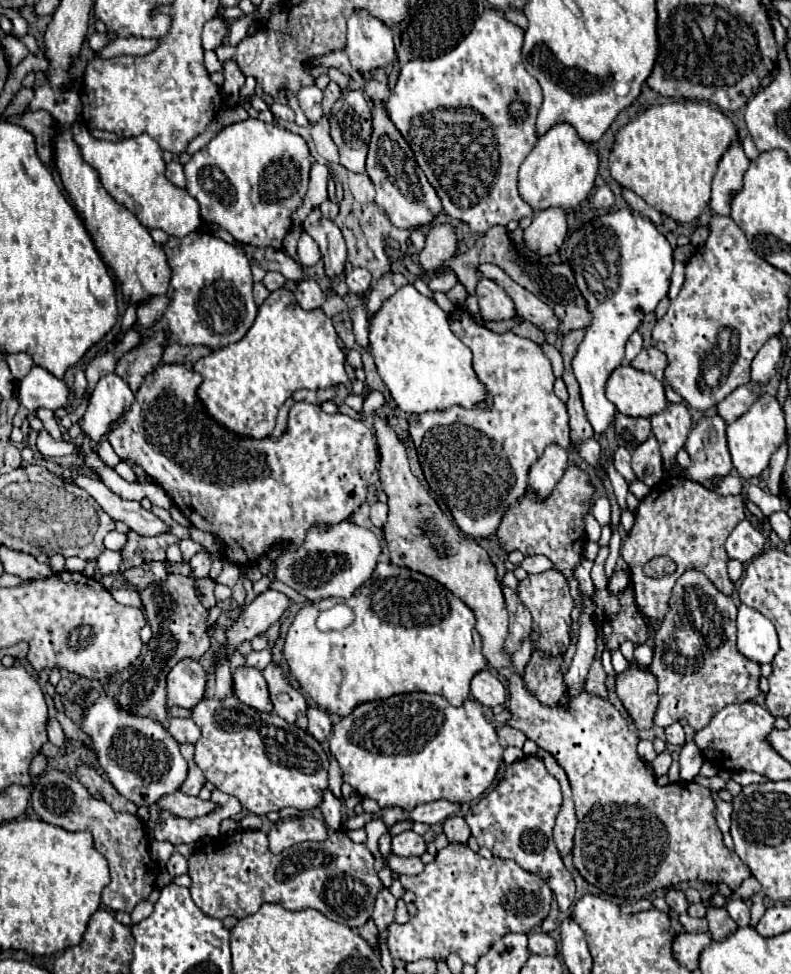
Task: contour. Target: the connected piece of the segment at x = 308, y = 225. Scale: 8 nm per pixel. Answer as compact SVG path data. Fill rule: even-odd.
M314 207L304 221L304 231L320 245L326 277L340 277L346 267L346 243L340 229L330 219L326 219L318 207Z

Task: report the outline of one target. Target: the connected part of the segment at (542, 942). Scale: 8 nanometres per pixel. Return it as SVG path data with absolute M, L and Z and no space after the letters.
M534 931L528 935L528 947L534 955L556 955L554 939L544 931Z

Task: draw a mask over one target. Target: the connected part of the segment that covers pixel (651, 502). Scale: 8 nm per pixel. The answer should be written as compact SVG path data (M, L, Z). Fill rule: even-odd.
M680 475L666 477L656 487L652 487L652 491L640 501L636 509L634 527L624 539L620 551L622 559L630 567L630 579L638 609L646 617L660 621L668 611L668 599L676 579L688 567L698 567L716 585L718 591L722 591L724 595L732 595L734 583L726 573L728 555L724 543L732 533L732 527L736 527L736 523L740 523L742 519L744 519L742 495L722 497L712 489L696 481L684 479ZM658 555L666 555L672 557L672 561L676 561L676 571L666 579L650 579L642 571L642 567Z

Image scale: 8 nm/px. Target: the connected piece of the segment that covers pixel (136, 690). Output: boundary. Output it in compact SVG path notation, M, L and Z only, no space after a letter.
M168 575L164 583L150 583L140 591L144 605L144 615L152 627L152 639L148 643L148 653L144 663L128 681L122 683L116 701L126 711L134 715L148 715L158 723L164 723L168 717L166 711L166 675L168 671L186 657L202 657L210 649L208 635L208 609L200 603L194 589L194 579L182 575Z

